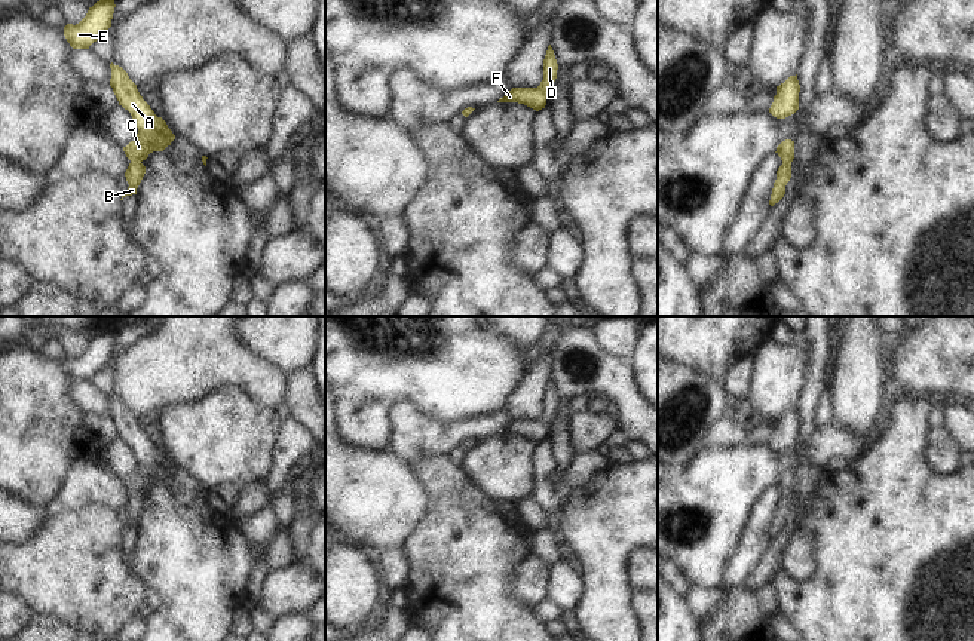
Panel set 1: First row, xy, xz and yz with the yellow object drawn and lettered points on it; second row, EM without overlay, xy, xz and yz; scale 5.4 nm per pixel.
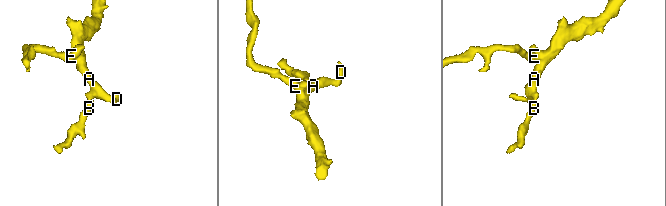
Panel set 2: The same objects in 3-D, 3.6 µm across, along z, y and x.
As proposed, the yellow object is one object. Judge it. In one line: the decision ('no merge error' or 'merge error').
no merge error

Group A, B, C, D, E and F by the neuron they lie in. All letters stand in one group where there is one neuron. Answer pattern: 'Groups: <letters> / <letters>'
Groups: A B C D E F.

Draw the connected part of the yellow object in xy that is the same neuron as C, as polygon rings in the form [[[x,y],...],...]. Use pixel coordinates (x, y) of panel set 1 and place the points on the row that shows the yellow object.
[[[113,62],[110,68],[110,86],[113,88],[119,105],[131,113],[138,128],[135,139],[123,147],[126,157],[131,160],[125,172],[129,187],[126,191],[122,191],[120,200],[123,200],[126,196],[137,194],[137,188],[146,174],[146,166],[141,162],[153,151],[163,151],[175,139],[175,135],[168,128],[166,122],[157,117],[143,99],[128,73]]]

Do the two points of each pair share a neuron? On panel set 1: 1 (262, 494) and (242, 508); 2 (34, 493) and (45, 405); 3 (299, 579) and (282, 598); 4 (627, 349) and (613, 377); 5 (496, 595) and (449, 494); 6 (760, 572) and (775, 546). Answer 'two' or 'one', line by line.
1: one
2: one
3: one
4: two
5: one
6: one

